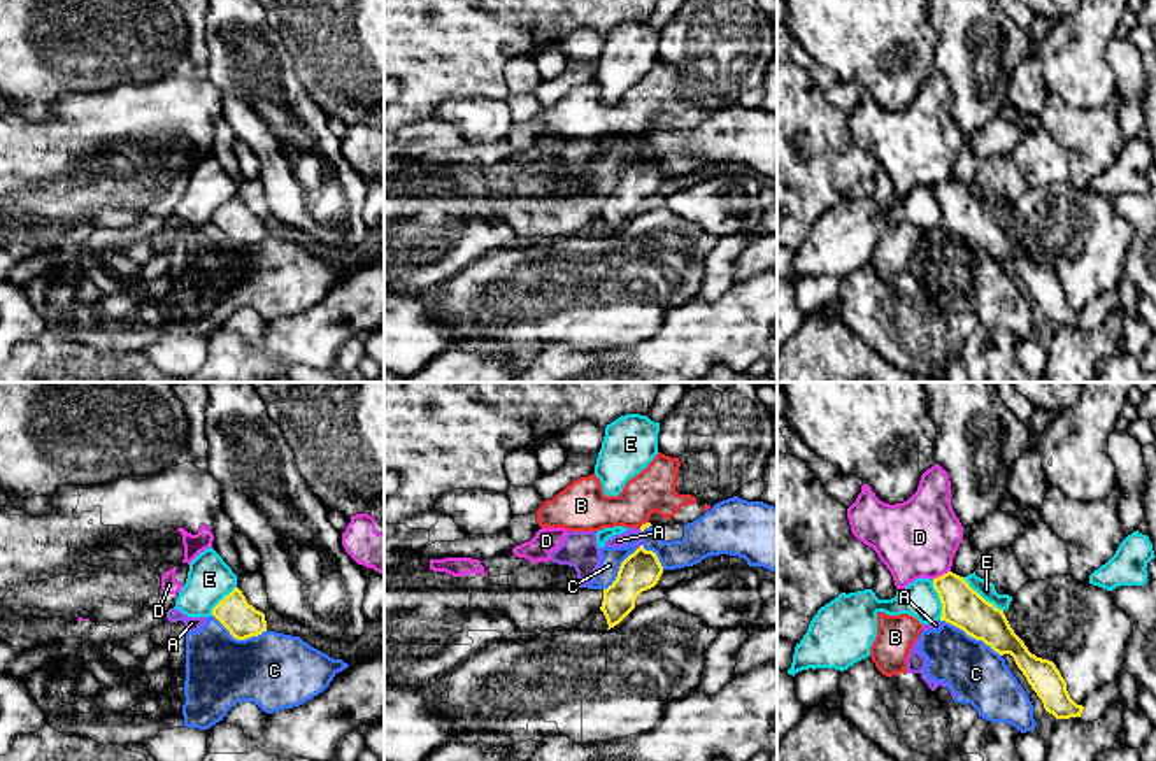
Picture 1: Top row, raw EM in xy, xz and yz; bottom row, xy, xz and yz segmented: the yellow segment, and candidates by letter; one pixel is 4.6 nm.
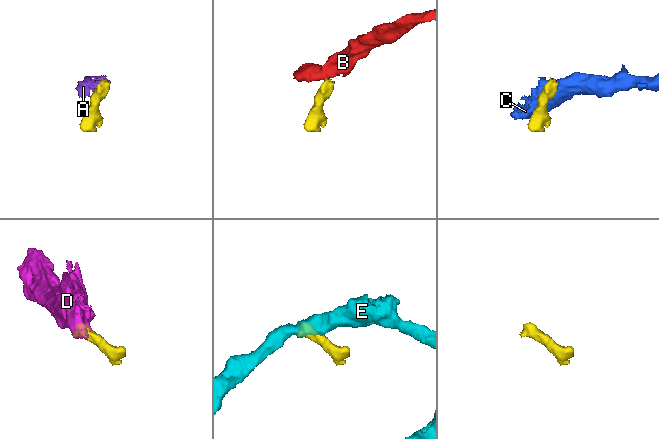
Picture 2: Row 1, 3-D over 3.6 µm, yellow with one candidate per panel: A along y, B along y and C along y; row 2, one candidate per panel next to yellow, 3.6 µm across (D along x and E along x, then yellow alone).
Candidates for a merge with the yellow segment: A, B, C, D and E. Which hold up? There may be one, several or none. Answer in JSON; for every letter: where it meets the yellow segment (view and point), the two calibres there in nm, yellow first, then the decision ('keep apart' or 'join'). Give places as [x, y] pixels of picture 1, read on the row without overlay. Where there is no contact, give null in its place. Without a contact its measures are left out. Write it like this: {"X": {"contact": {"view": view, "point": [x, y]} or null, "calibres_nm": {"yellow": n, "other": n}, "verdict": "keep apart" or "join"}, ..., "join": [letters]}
{"A": {"contact": {"view": "xz", "point": [639, 155]}, "calibres_nm": {"yellow": 180, "other": 60}, "verdict": "keep apart"}, "B": {"contact": {"view": "xz", "point": [642, 132]}, "calibres_nm": {"yellow": 20, "other": 200}, "verdict": "keep apart"}, "C": {"contact": {"view": "yz", "point": [970, 242]}, "calibres_nm": {"yellow": 190, "other": 280}, "verdict": "keep apart"}, "D": {"contact": {"view": "yz", "point": [941, 183]}, "calibres_nm": {"yellow": 190, "other": 360}, "verdict": "keep apart"}, "E": {"contact": {"view": "yz", "point": [981, 204]}, "calibres_nm": {"yellow": 190, "other": 80}, "verdict": "keep apart"}, "join": []}

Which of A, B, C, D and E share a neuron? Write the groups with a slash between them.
A C / B / D / E

